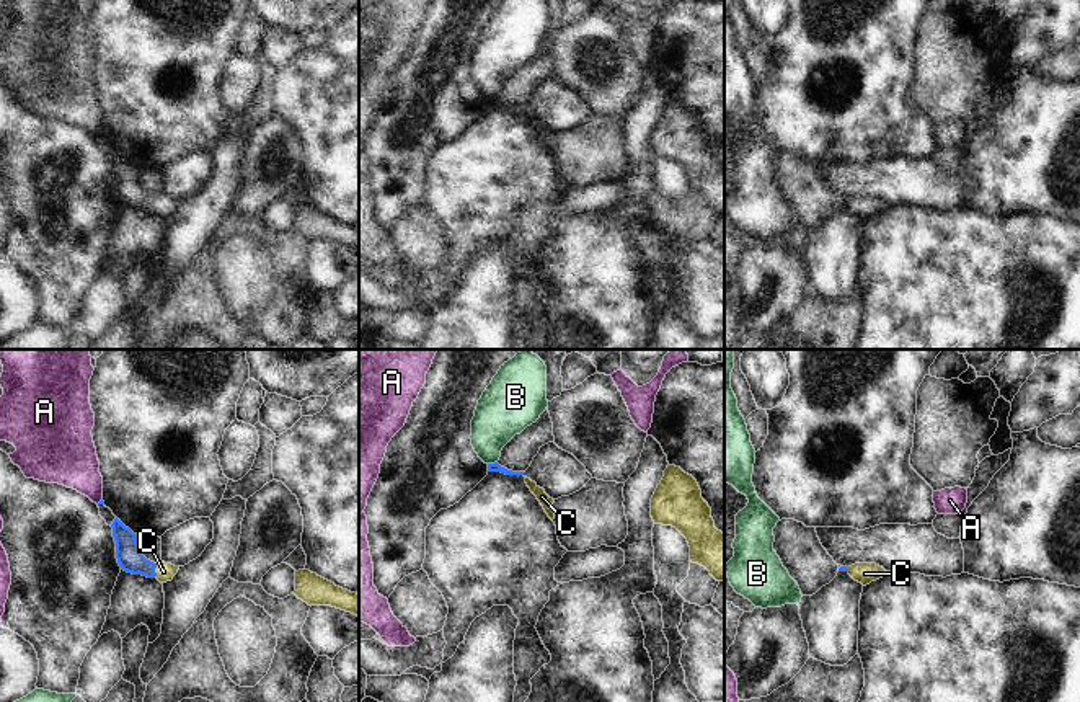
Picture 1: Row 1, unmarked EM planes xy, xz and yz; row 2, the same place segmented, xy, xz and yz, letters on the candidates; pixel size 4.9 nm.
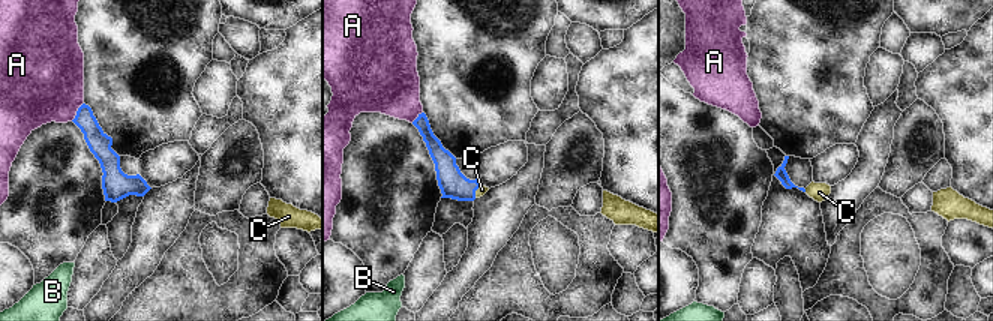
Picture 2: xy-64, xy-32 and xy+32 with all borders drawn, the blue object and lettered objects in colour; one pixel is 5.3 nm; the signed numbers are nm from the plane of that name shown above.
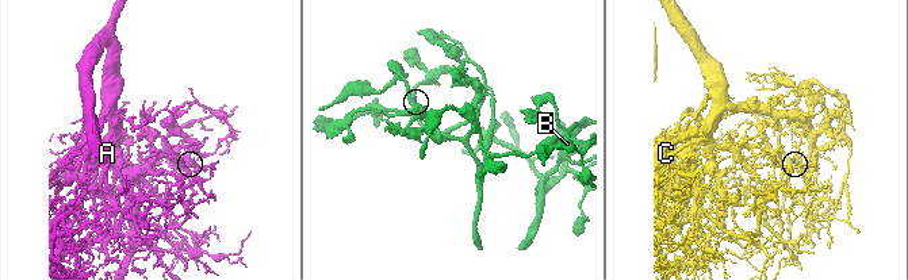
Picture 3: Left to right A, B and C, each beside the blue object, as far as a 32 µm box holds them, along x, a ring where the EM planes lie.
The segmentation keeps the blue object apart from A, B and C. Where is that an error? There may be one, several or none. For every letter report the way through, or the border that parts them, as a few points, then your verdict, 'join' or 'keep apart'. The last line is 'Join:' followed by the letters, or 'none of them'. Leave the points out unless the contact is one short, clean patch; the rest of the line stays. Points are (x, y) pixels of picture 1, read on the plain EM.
A: border along xy (101, 133), (97, 137); keep apart
B: border along xz (496, 95), (488, 98); keep apart
C: runs through xy (128, 188), (139, 199), (154, 204), (163, 206); join
Join: C

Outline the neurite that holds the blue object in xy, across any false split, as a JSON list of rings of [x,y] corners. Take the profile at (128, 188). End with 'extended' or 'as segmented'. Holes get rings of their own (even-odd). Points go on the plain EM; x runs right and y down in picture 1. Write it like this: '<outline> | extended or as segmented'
[[[117,152],[113,155],[111,162],[116,175],[116,193],[124,206],[157,212],[160,217],[173,214],[179,201],[162,194],[158,198],[147,194],[139,184],[139,170],[126,162]]] | extended

